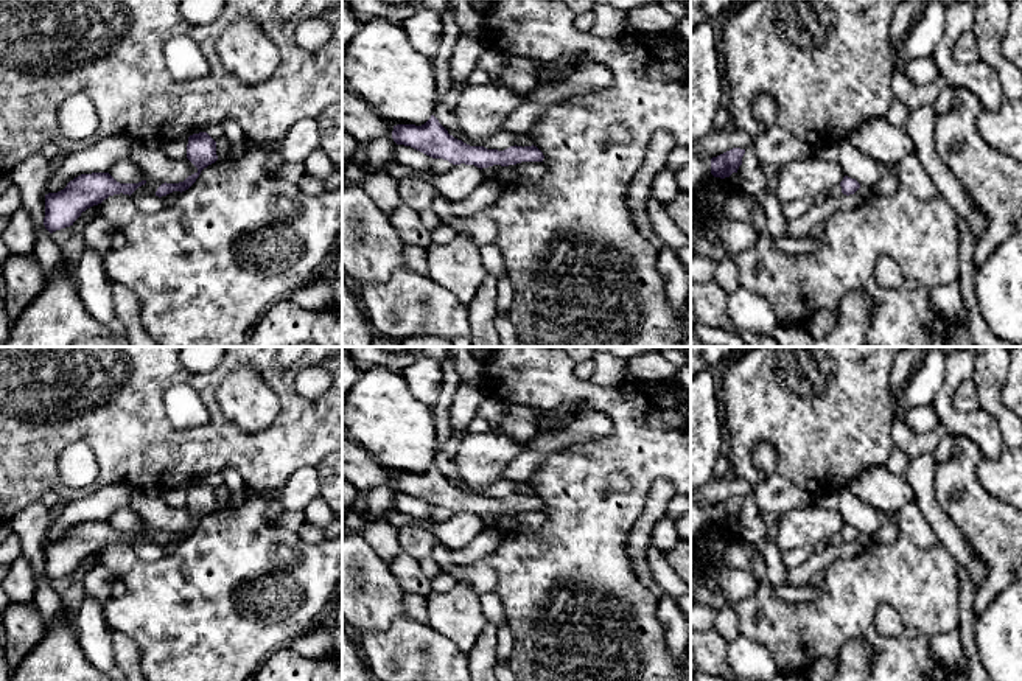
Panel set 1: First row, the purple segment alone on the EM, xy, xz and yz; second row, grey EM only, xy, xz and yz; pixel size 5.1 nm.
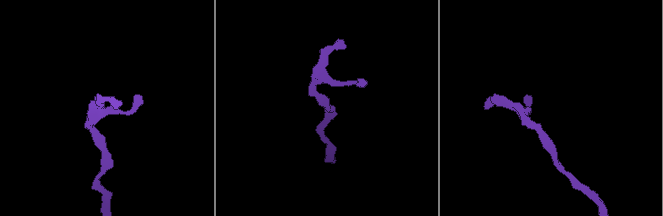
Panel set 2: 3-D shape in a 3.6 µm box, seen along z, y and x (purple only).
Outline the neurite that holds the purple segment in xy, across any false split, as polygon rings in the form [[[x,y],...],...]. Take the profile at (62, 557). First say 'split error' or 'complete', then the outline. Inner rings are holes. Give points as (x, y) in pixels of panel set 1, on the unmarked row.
complete; [[[109,521],[81,522],[70,529],[64,538],[45,543],[44,574],[50,581],[70,575],[87,557],[114,543],[131,544],[145,532],[146,529],[120,532]]]

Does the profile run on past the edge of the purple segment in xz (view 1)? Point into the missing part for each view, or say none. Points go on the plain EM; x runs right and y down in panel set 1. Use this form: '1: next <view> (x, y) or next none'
1: next none

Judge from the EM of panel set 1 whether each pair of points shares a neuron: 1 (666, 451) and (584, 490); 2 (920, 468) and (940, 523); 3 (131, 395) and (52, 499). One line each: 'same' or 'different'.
1: same
2: same
3: different

